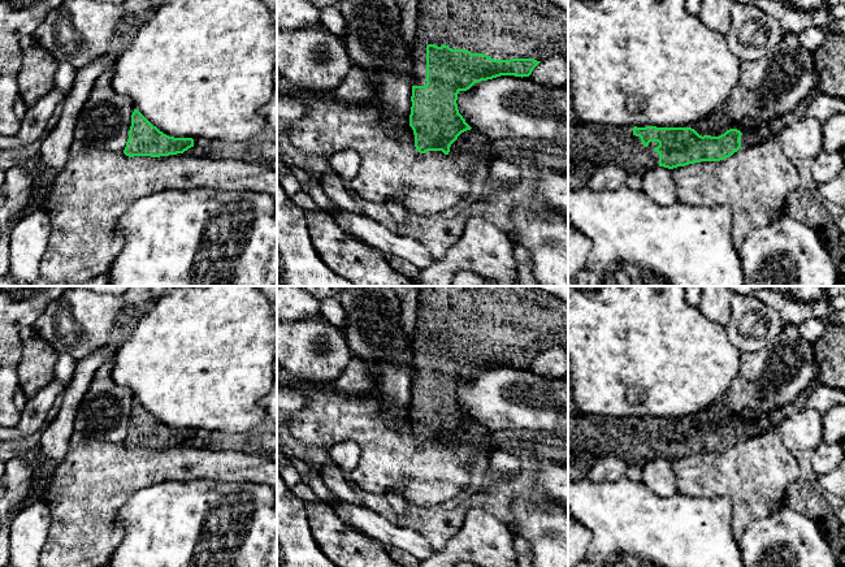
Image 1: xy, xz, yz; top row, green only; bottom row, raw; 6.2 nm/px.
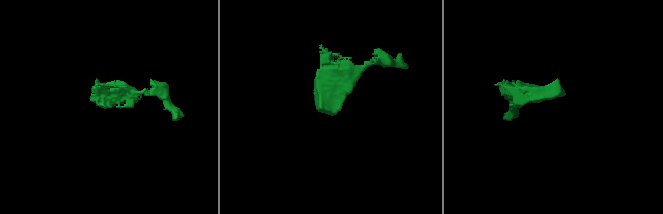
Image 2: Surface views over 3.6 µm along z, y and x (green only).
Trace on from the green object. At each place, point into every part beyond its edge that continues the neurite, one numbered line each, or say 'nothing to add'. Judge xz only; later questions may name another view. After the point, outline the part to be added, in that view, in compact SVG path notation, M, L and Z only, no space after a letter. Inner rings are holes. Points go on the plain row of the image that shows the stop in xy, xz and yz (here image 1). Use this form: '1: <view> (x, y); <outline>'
1: xz (502, 317); M417 286L417 321L410 341L412 377L426 376L428 336L446 336L494 351L568 347L568 303L534 286Z

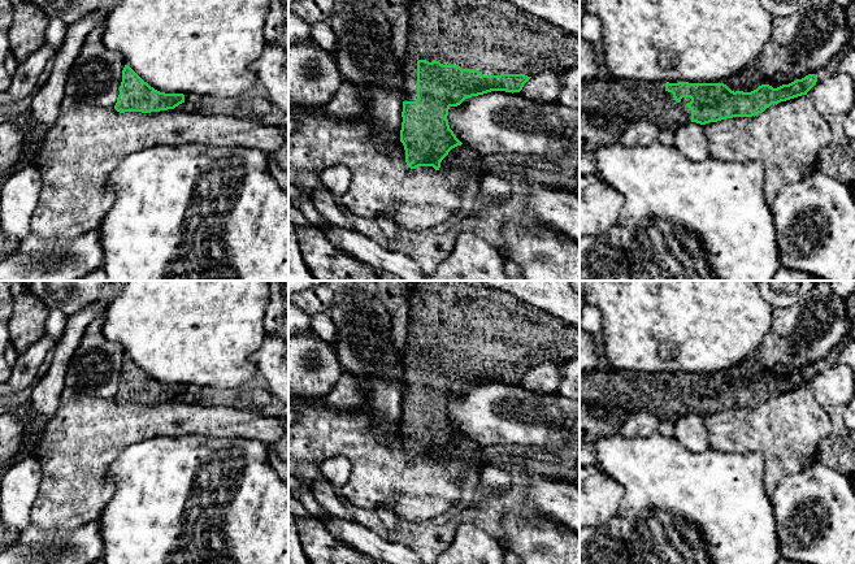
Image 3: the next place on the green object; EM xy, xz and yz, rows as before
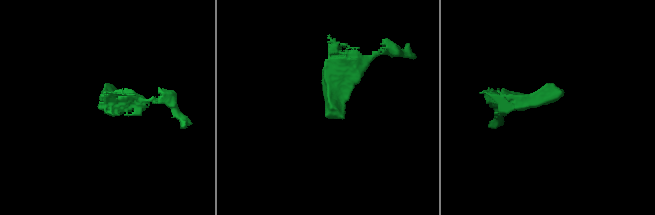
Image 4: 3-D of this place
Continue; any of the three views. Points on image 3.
1: xz (473, 322); M415 281L408 299L408 337L402 351L403 392L417 391L417 352L437 351L443 356L474 360L485 366L525 365L580 359L580 326L568 324L518 298L487 286L472 286L464 281Z
2: yz (830, 359); M846 333L846 335L842 338L841 343L834 346L824 359L819 360L815 364L817 370L824 370L824 369L836 366L837 360L841 355L841 351L843 350L845 344L850 340L851 340L851 337L849 335L849 333Z

